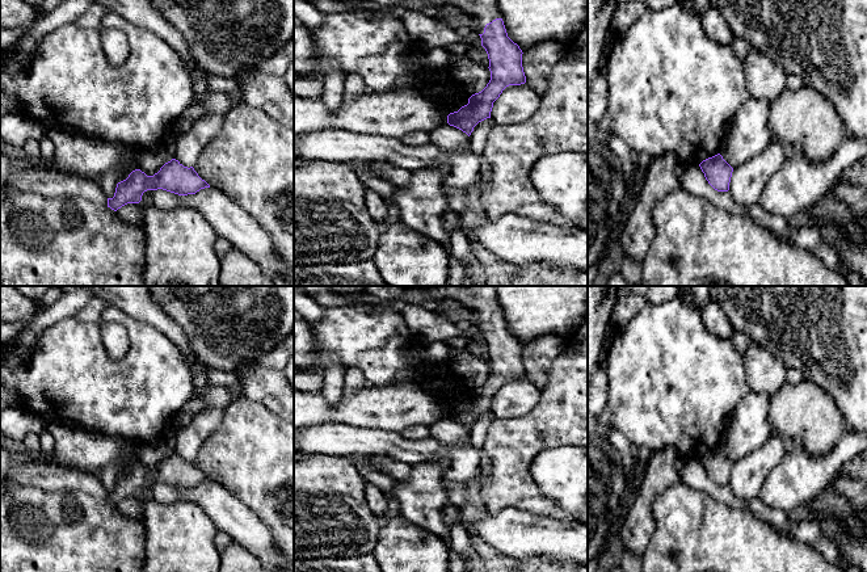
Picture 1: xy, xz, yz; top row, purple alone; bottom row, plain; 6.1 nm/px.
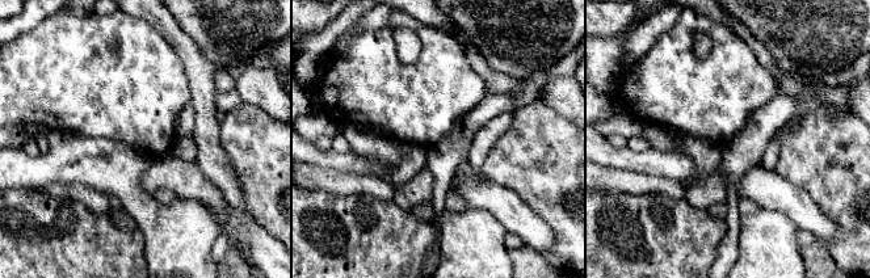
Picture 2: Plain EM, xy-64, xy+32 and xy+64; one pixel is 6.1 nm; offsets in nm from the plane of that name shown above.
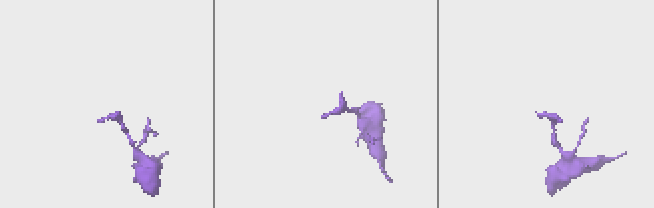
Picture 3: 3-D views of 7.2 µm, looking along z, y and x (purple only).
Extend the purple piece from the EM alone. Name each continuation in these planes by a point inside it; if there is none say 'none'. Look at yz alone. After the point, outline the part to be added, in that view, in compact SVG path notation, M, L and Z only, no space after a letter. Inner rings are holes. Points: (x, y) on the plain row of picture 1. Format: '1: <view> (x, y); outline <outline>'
none

